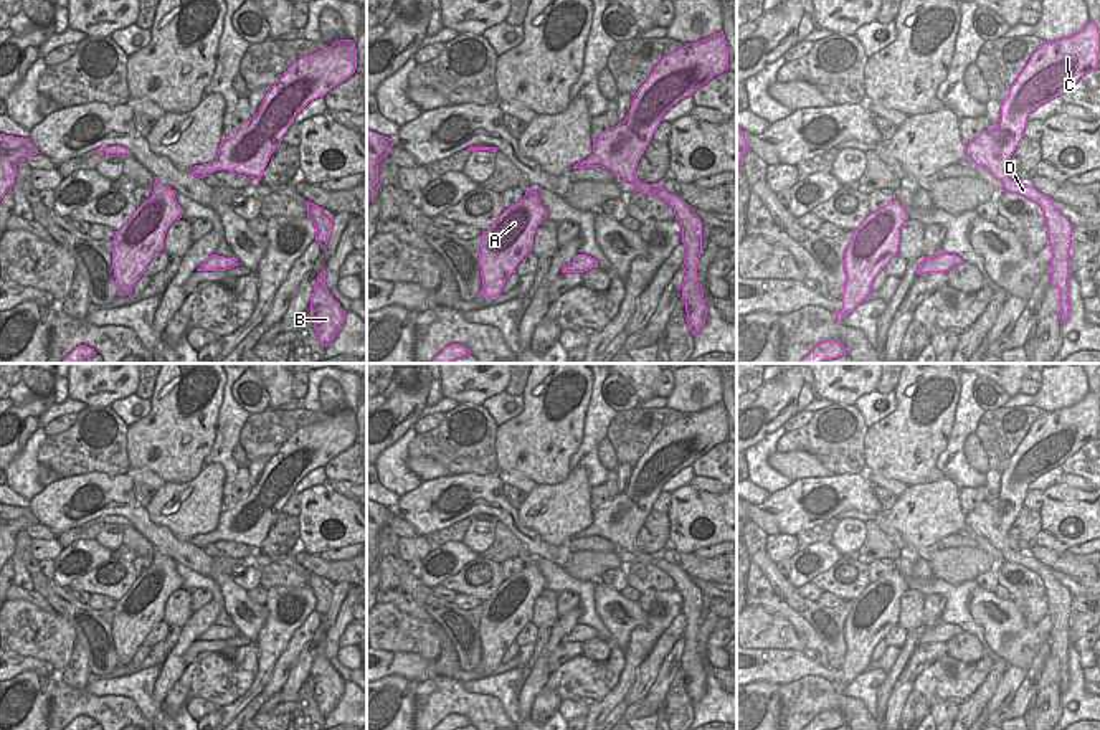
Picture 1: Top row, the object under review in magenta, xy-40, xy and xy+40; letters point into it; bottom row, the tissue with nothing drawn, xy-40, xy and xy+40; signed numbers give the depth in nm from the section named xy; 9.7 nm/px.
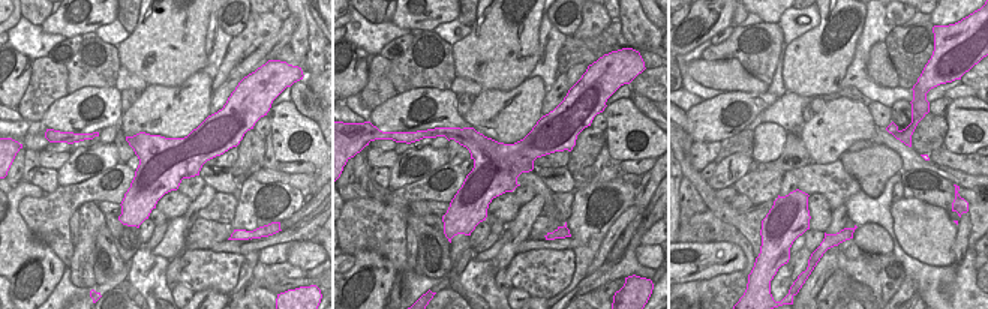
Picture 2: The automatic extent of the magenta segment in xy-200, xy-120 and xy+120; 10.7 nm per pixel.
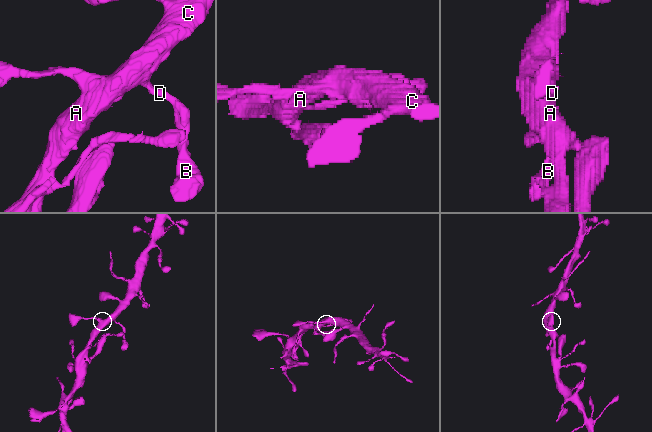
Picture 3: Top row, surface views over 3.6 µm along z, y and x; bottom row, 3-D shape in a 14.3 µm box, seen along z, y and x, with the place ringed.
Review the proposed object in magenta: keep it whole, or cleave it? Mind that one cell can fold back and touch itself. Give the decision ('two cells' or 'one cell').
one cell

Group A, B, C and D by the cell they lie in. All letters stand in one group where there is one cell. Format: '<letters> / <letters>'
A B C D

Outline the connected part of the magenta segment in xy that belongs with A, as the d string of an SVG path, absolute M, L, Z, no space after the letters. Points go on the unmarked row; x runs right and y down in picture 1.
M530 558L482 603L479 621L482 667L497 667L502 662L509 646L532 621L535 600L543 590L547 590L547 580L538 570L537 558Z

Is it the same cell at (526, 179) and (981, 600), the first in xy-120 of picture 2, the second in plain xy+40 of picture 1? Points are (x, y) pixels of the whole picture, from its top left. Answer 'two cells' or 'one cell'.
one cell

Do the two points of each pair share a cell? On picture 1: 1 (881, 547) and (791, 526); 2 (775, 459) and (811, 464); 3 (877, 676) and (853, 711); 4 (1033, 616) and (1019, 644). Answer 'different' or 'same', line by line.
1: different
2: same
3: different
4: different

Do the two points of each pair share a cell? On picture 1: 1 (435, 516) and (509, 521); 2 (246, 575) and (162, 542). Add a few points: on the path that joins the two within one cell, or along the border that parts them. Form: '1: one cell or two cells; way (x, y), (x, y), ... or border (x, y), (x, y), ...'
1: one cell; way (453, 519), (471, 507), (491, 507)
2: two cells; border (228, 573), (246, 592)

